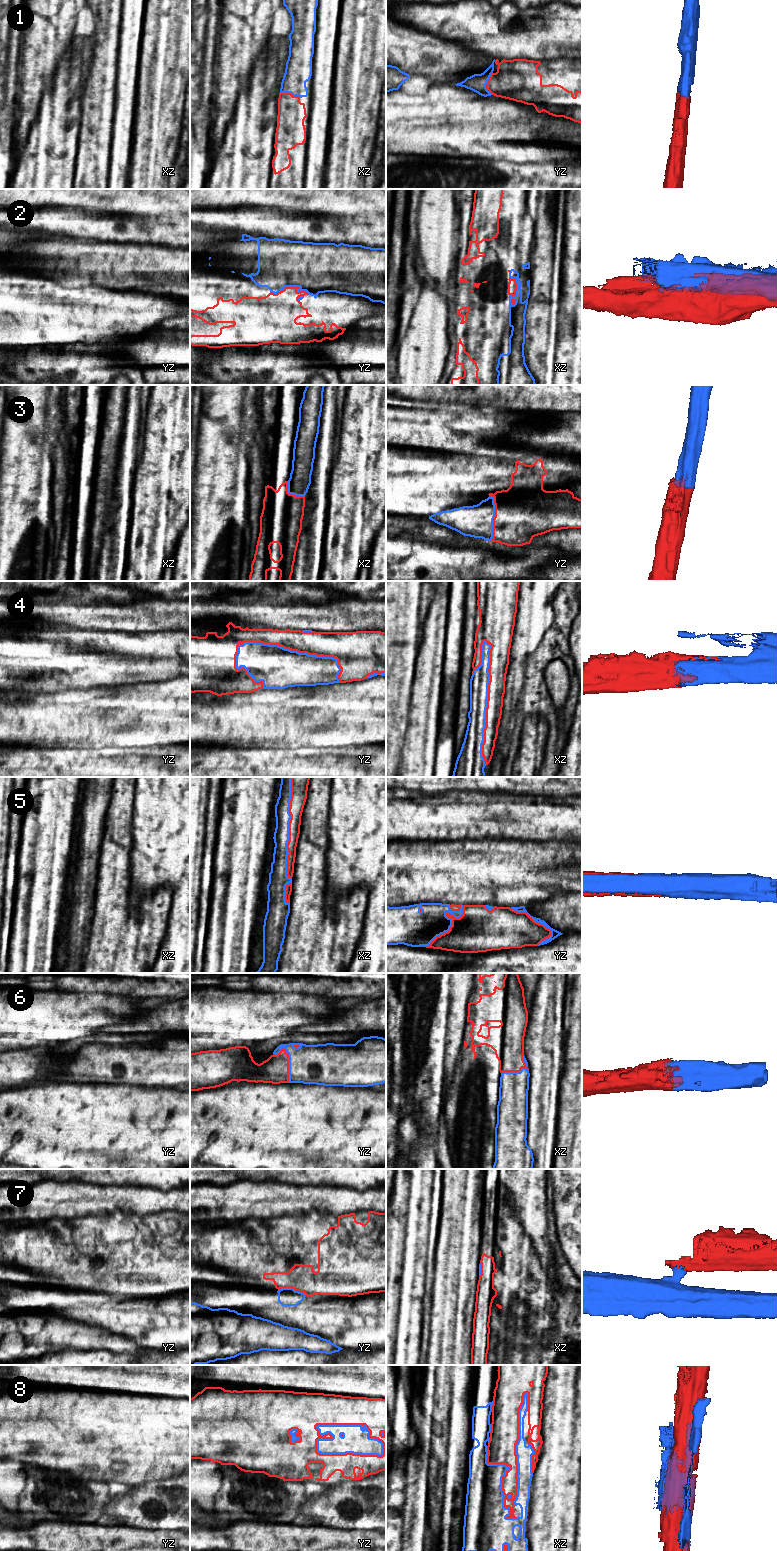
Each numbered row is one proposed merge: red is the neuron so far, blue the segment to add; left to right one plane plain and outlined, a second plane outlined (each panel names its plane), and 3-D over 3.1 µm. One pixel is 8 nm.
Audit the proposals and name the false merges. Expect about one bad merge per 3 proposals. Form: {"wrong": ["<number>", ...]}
{"wrong": ["2", "7"]}

